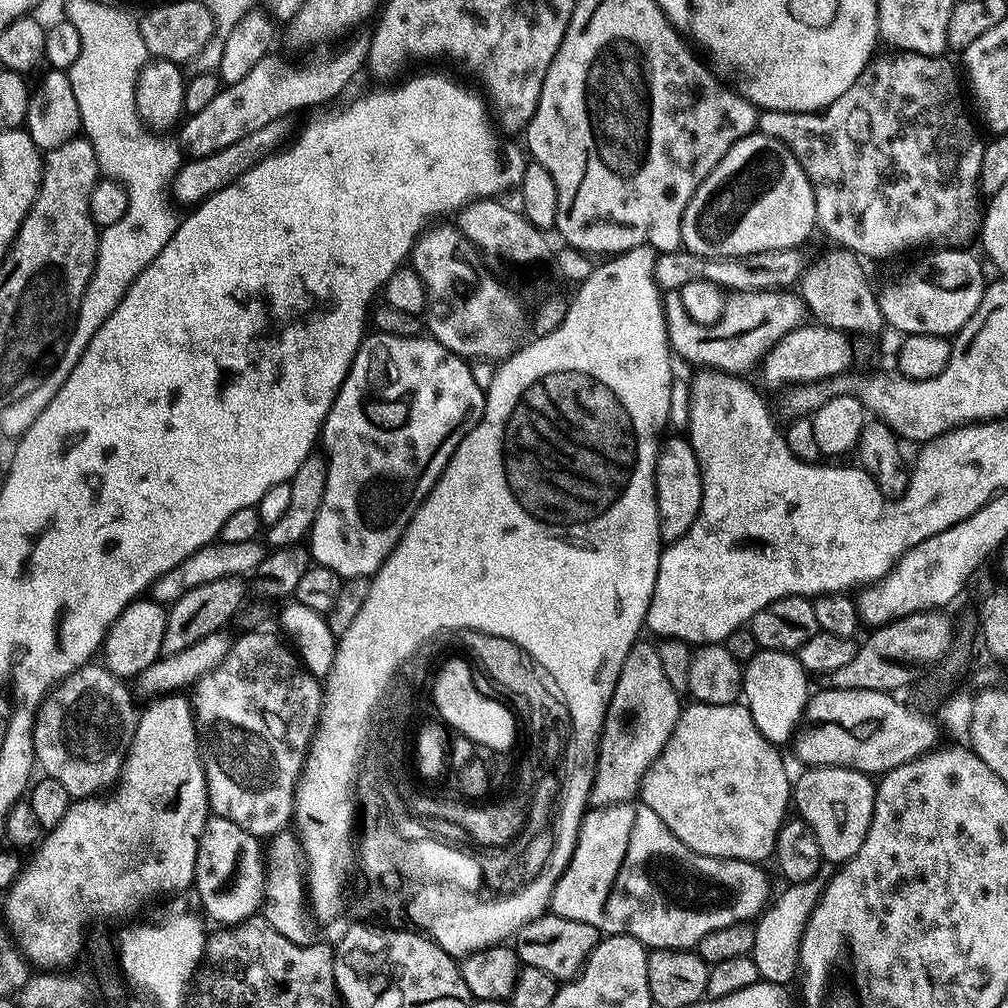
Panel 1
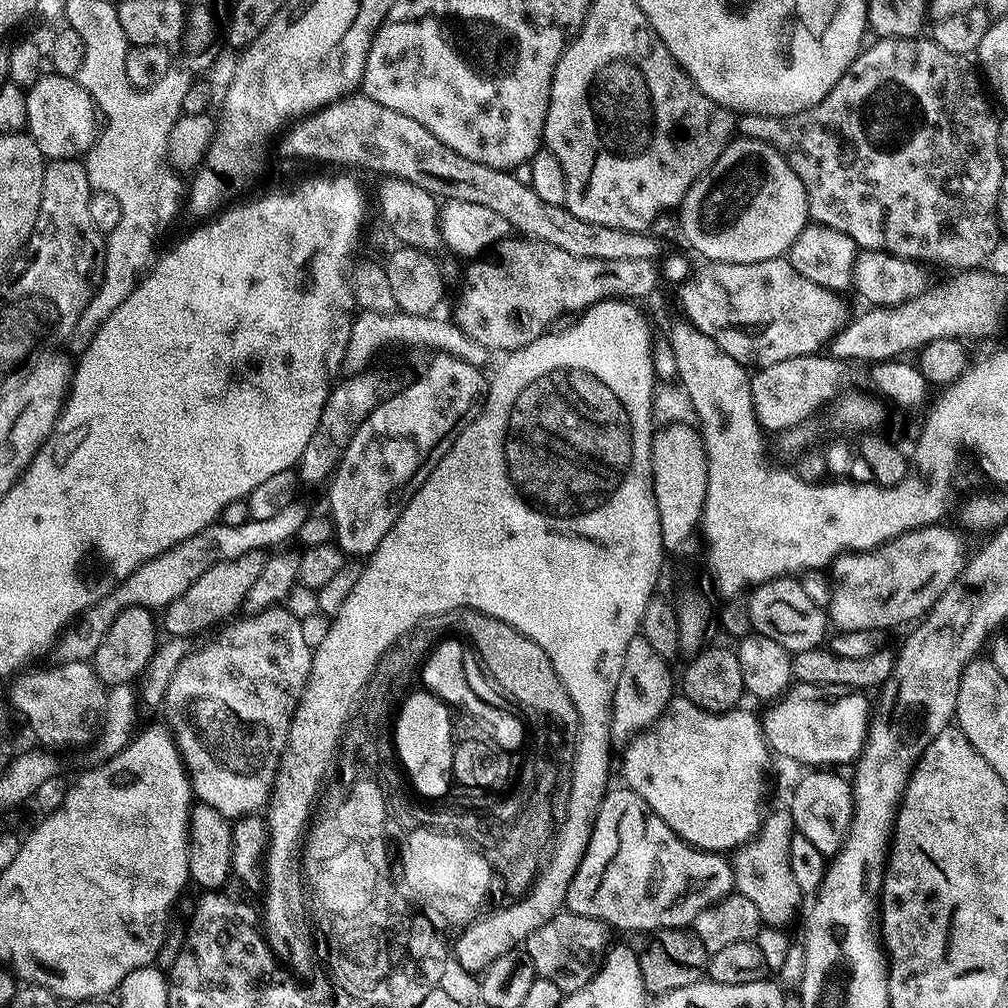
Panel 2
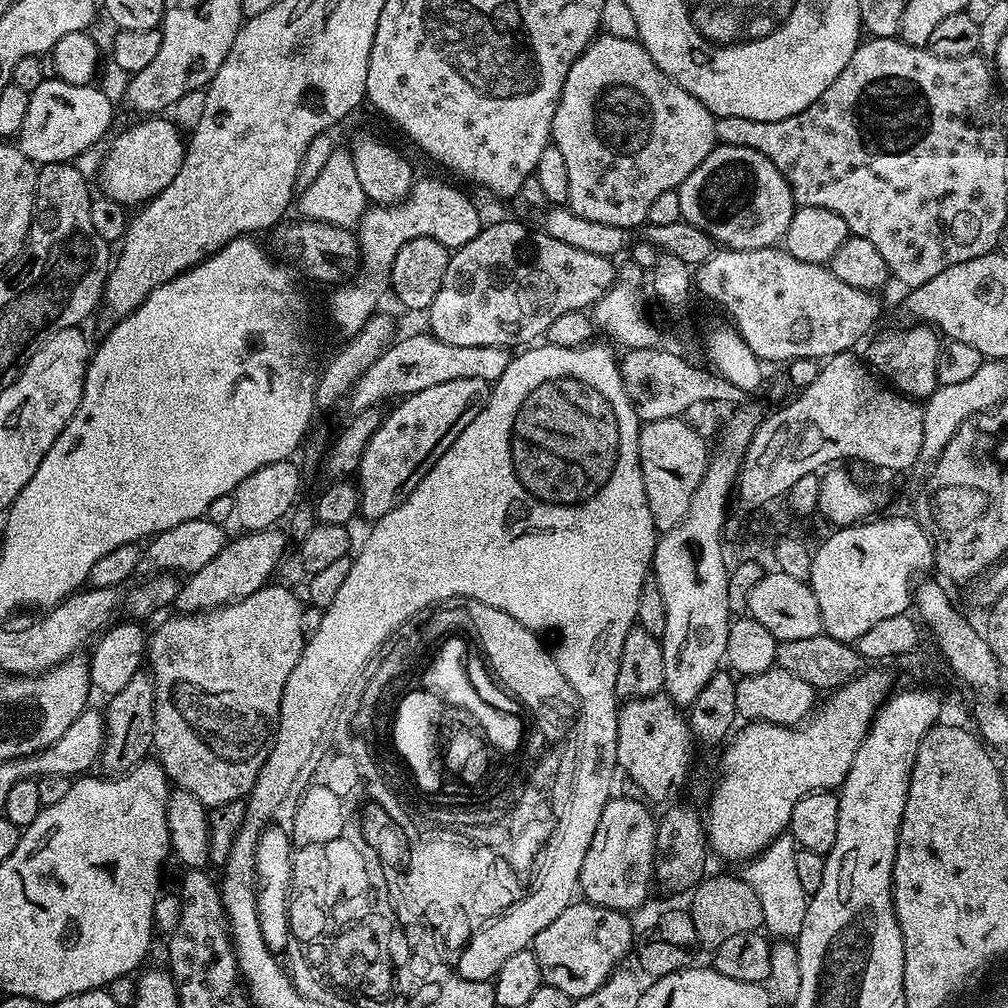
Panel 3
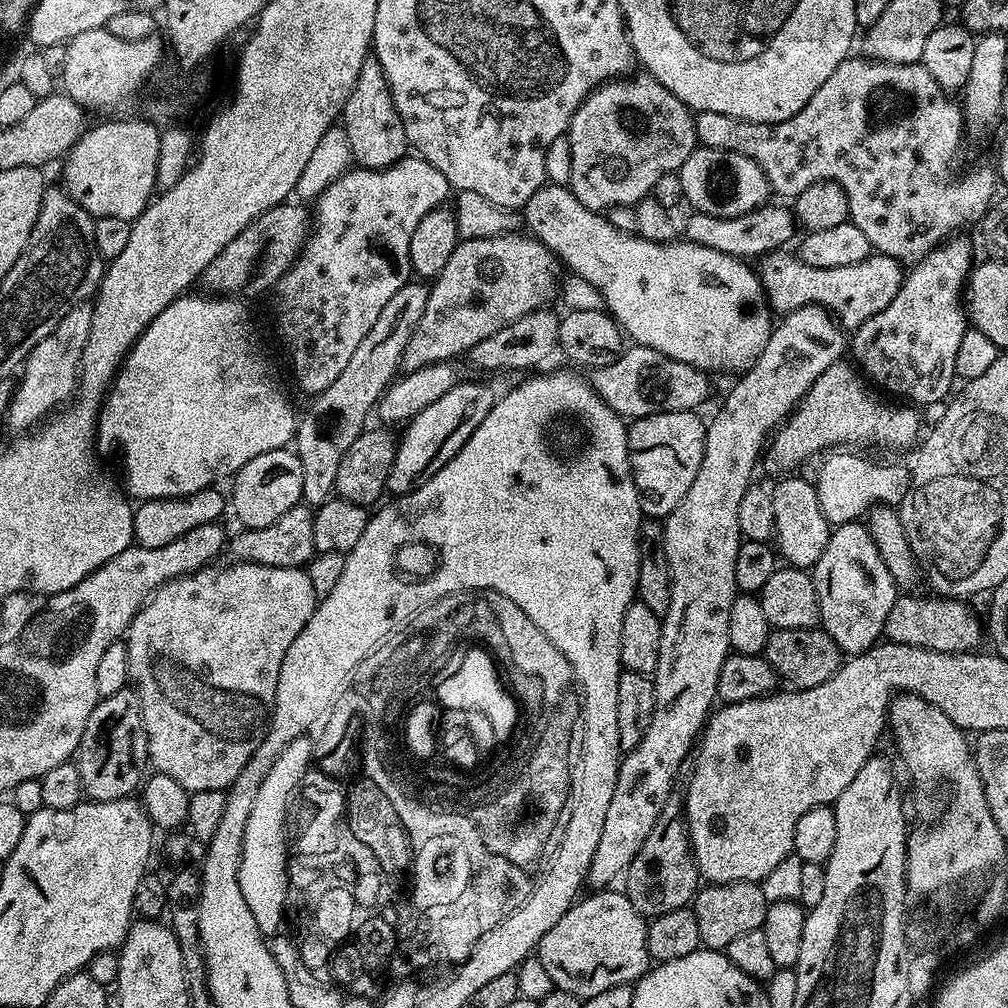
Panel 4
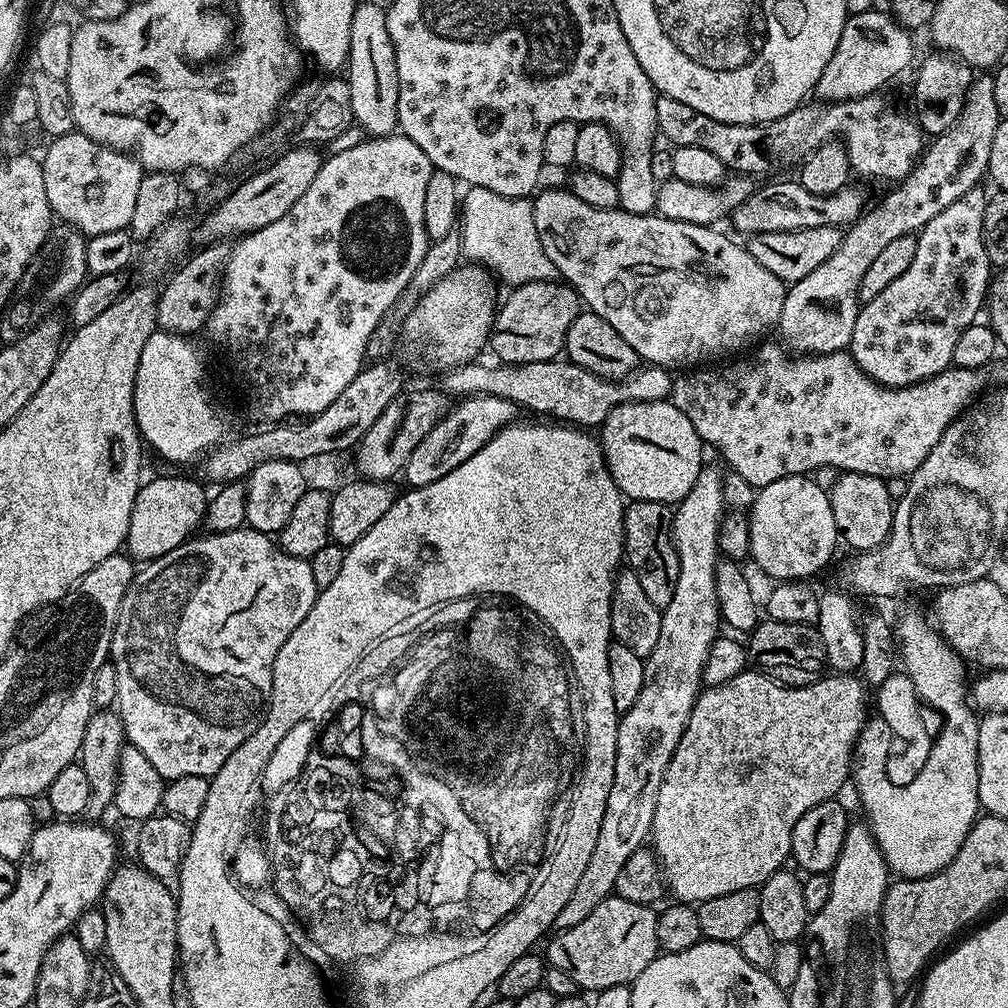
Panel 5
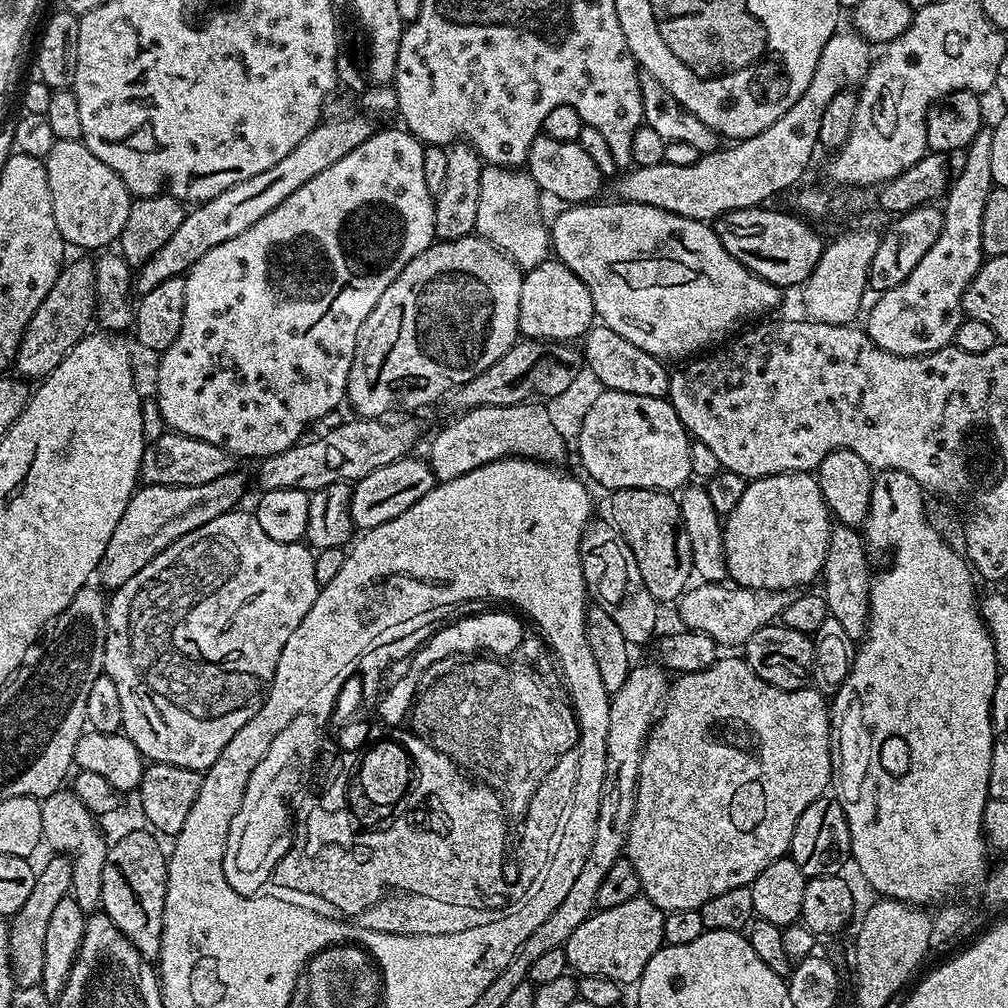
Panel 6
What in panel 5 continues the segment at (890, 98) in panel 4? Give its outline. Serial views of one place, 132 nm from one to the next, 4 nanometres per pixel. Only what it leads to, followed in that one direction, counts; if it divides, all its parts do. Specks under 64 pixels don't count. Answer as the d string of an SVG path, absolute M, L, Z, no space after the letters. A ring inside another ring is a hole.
M873 94L854 98L853 100L833 100L831 102L805 102L777 120L765 124L731 124L718 122L718 118L710 118L686 106L683 102L669 96L657 95L656 98L656 126L661 137L669 140L669 145L681 148L682 146L698 146L698 150L706 150L716 155L723 162L725 169L749 178L764 176L775 168L784 168L787 164L799 165L817 152L824 144L840 141L848 152L850 166L857 177L865 176L868 180L892 180L899 182L909 176L920 163L926 147L926 133L920 128L915 115L895 108L884 94Z

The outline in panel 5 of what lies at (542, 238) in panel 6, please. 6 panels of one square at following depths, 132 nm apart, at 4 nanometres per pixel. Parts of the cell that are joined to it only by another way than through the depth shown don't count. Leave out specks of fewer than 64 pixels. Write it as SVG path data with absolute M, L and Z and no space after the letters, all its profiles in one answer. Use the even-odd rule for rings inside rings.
M470 186L461 199L461 253L469 261L486 265L499 279L516 287L530 281L559 279L557 266L547 258L534 225L532 200L506 198L485 187Z

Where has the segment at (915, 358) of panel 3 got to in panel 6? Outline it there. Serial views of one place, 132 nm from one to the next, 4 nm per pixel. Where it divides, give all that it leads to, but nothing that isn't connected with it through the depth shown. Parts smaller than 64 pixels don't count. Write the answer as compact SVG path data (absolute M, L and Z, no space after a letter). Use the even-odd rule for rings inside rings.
M991 127L978 130L974 142L963 153L964 165L960 173L951 177L942 200L944 221L938 242L926 250L922 262L910 270L906 282L898 282L894 290L886 290L875 297L876 305L868 312L866 331L879 348L899 356L925 356L934 350L949 347L956 339L958 326L966 319L964 295L978 274L986 257L982 250L982 214L986 198L994 187L990 167L990 141L994 139Z

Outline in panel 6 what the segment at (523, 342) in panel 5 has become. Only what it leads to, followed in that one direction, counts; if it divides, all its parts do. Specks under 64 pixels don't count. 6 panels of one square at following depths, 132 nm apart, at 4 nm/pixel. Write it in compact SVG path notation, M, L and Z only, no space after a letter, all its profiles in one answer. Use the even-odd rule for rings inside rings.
M549 258L524 272L522 302L518 302L521 337L549 342L576 342L593 327L595 316L590 290L586 290L582 278L578 278L578 274L569 270L562 261Z

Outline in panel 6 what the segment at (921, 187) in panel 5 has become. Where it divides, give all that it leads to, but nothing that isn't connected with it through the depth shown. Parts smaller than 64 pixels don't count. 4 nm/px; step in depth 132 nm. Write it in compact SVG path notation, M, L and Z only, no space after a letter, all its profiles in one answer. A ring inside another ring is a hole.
M860 228L857 232L844 232L837 240L829 239L824 245L818 266L809 274L802 285L804 291L804 312L807 319L823 324L852 324L860 312L864 292L869 291L868 271L874 254L878 251L881 233Z

